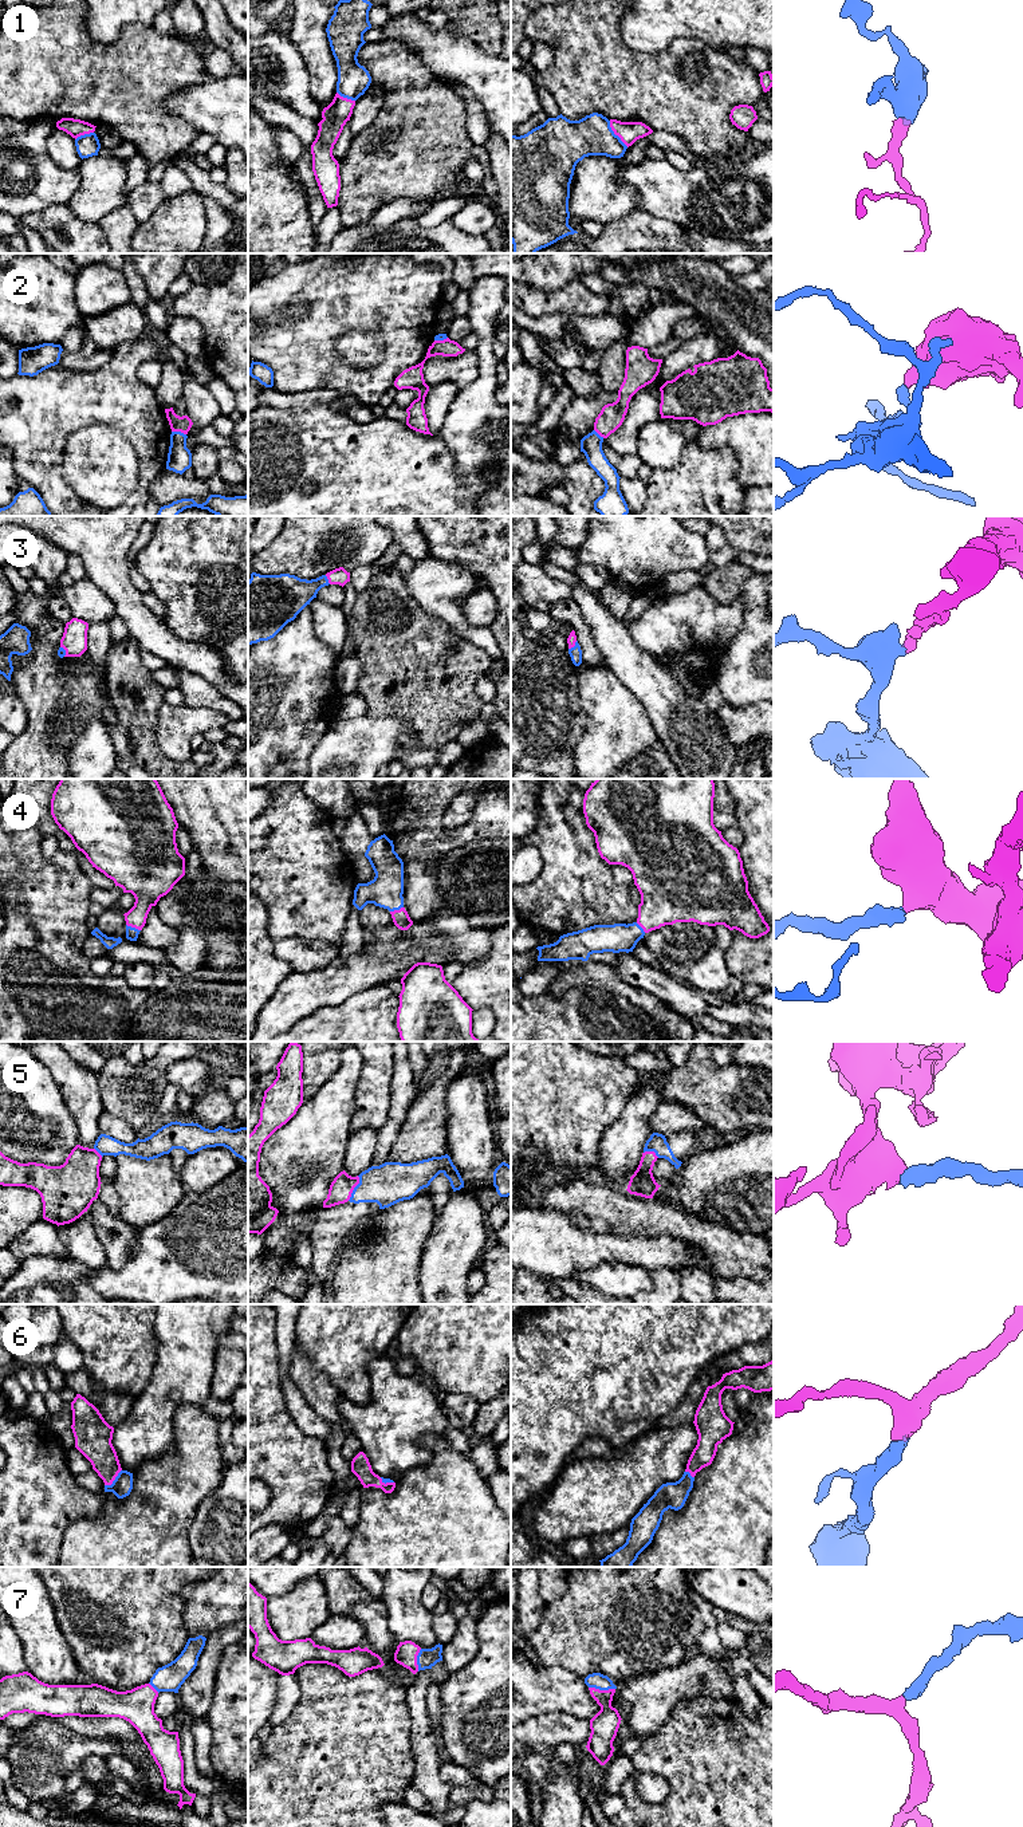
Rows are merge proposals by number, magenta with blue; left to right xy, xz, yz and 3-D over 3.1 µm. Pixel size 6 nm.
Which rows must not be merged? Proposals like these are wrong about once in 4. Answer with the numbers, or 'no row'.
2

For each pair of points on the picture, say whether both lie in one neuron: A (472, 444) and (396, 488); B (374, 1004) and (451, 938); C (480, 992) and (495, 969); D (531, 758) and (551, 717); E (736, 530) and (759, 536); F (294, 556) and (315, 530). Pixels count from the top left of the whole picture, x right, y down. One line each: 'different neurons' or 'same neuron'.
A: different neurons
B: different neurons
C: same neuron
D: same neuron
E: same neuron
F: same neuron

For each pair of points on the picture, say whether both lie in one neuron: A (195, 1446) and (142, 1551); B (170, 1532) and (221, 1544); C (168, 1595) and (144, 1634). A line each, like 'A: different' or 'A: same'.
A: same
B: different
C: same

